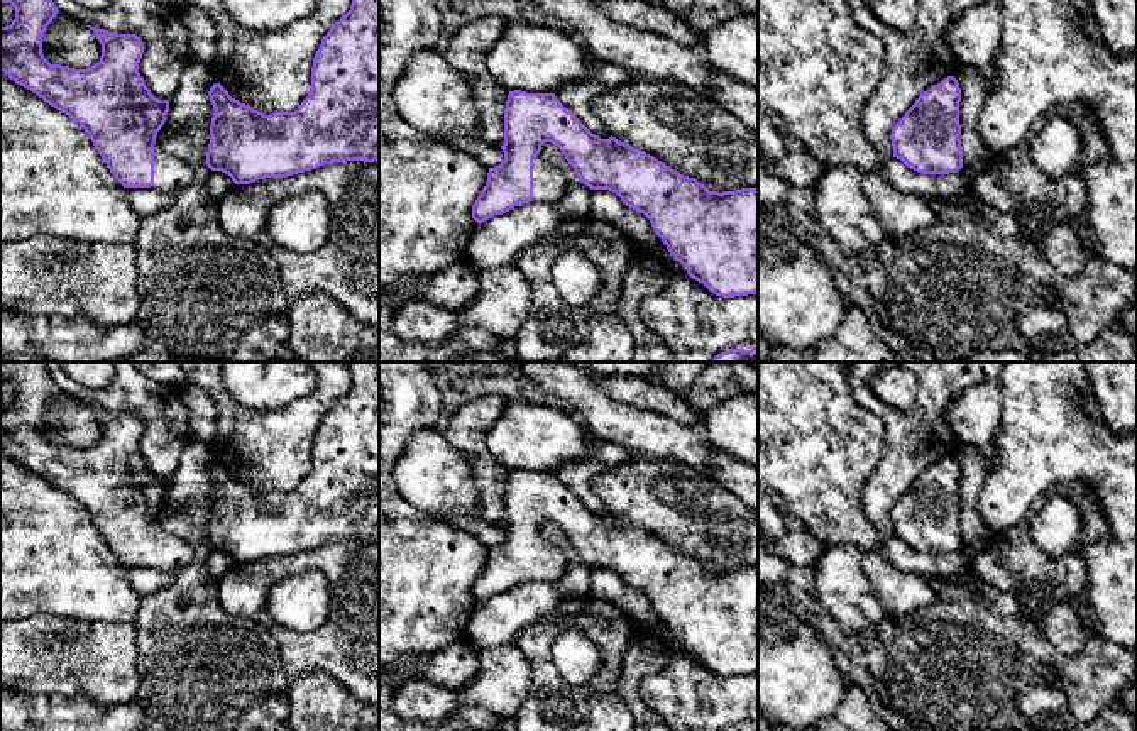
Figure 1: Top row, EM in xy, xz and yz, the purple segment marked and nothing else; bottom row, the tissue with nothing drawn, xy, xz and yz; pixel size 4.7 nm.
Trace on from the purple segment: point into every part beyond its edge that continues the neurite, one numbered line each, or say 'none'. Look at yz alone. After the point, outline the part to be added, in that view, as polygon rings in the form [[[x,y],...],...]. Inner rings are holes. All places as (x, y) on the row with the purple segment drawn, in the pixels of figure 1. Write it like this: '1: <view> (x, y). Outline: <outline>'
none

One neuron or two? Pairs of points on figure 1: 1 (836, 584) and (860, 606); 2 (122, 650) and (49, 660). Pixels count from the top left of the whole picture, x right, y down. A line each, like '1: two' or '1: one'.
1: one
2: one

